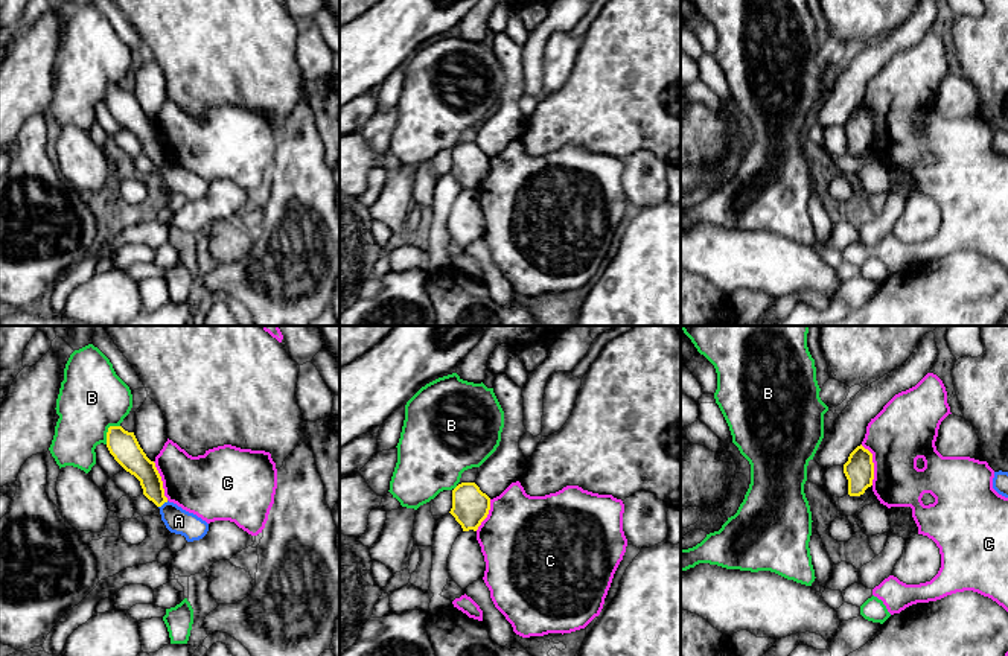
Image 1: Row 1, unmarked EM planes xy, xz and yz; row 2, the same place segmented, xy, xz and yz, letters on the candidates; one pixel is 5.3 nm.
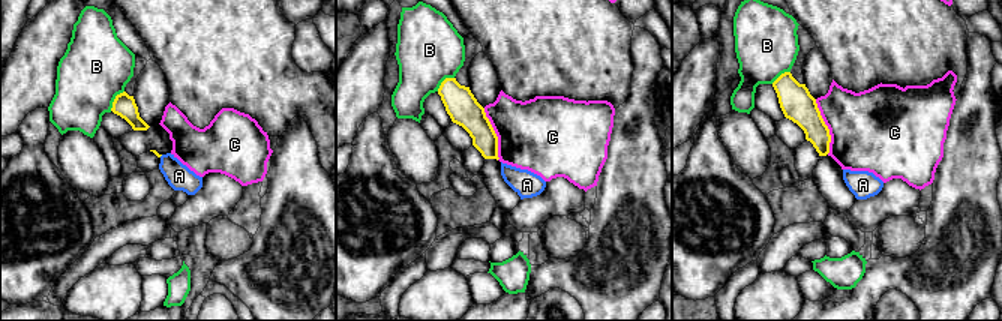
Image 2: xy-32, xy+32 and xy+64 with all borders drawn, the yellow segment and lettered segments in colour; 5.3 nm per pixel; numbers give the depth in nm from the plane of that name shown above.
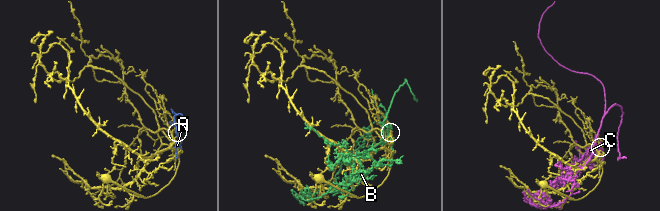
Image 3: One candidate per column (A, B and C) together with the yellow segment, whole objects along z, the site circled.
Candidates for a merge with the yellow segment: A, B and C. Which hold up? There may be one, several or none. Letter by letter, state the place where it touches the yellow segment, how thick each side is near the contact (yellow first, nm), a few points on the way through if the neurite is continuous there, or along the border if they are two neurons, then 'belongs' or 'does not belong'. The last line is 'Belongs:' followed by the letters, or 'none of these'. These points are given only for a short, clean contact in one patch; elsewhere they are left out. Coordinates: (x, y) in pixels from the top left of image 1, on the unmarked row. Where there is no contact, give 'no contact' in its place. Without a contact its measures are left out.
A: meets yellow in xy at (163, 162); 120 nm thick on the yellow side, 140 nm on the other; border along xy (168, 160), (159, 166); does not belong
B: meets yellow in xy at (108, 90); 160 nm thick on the yellow side, 360 nm on the other; does not belong
C: meets yellow in yz at (873, 124); 160 nm thick on the yellow side, 320 nm on the other; does not belong
Belongs: none of these

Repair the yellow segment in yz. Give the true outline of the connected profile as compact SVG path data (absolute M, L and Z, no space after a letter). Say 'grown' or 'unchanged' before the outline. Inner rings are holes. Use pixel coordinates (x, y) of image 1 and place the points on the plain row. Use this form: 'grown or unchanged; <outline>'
unchanged; M862 103L857 105L844 123L844 132L848 139L848 154L863 154L865 149L872 145L874 139L872 113Z

